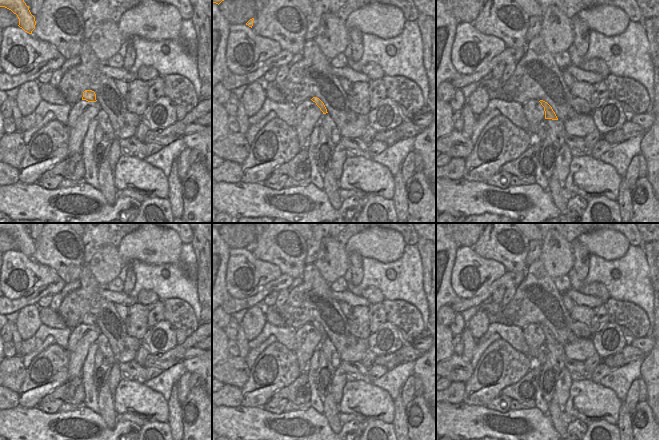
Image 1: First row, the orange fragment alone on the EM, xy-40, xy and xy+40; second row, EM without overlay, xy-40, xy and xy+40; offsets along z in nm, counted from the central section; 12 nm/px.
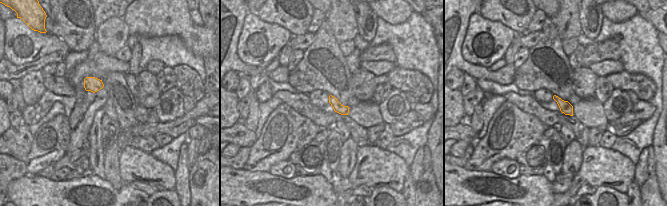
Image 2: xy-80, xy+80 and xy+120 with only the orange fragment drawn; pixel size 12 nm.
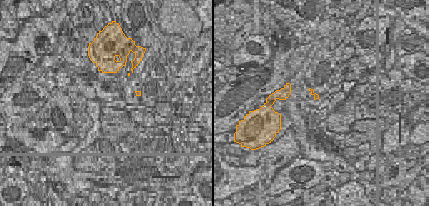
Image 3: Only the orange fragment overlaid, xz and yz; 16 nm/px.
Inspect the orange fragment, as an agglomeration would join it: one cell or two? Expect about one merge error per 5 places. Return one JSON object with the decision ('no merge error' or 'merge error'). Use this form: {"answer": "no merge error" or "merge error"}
{"answer": "no merge error"}

